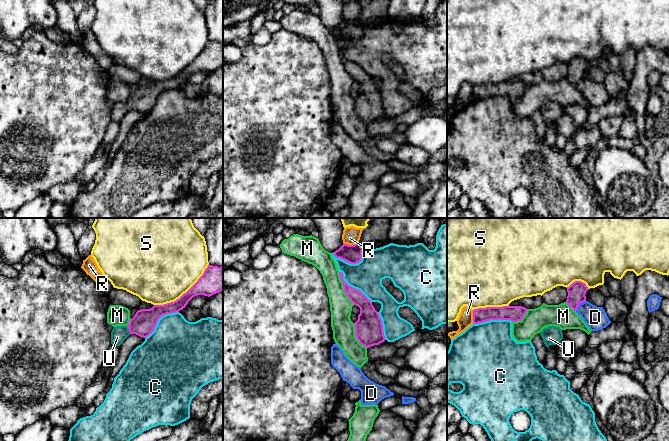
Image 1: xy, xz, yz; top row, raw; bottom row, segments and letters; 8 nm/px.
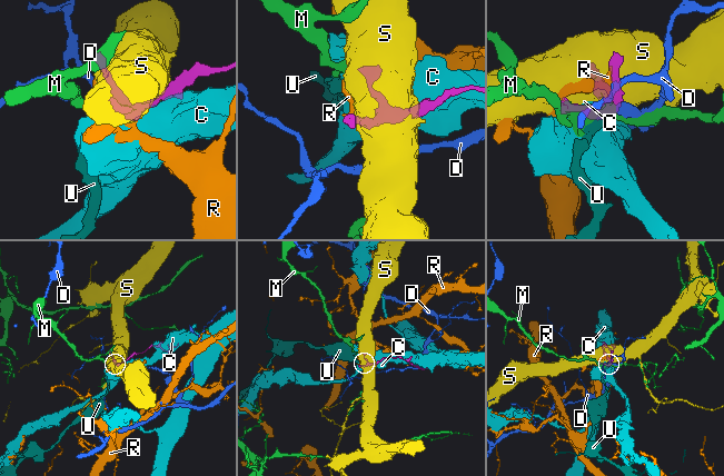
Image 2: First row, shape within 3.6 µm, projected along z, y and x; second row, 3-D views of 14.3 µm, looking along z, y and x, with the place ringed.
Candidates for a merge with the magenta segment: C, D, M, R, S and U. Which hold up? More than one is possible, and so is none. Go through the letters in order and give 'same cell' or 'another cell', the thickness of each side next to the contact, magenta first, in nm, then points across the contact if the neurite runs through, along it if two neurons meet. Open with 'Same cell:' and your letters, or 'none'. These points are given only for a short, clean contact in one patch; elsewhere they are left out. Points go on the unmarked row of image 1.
Same cell: U
C: another cell; calibres 150 and 260 nm
D: another cell; calibres 140 and 180 nm; border yz (585, 76), (575, 86)
M: another cell; calibres 110 and 180 nm
R: another cell; calibres 150 and 150 nm
S: another cell; calibres 200 and 500 nm
U: same cell; calibres 200 and 120 nm; way xy (143, 99), (129, 106), (120, 109)

